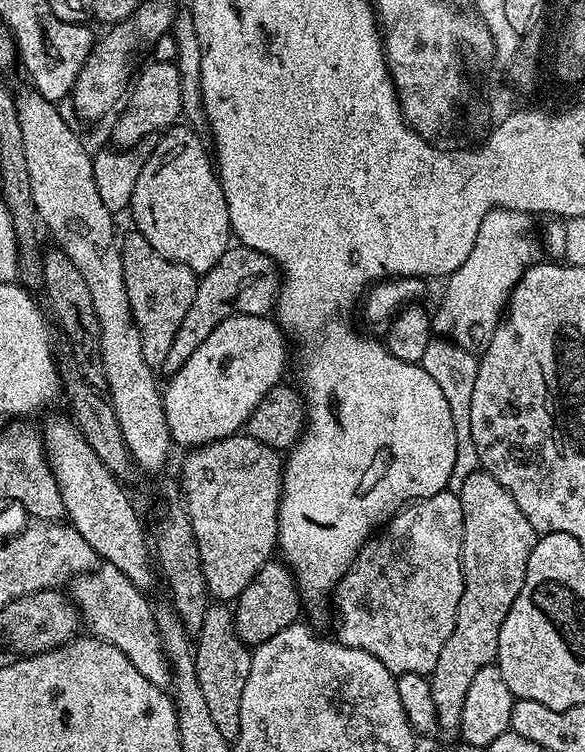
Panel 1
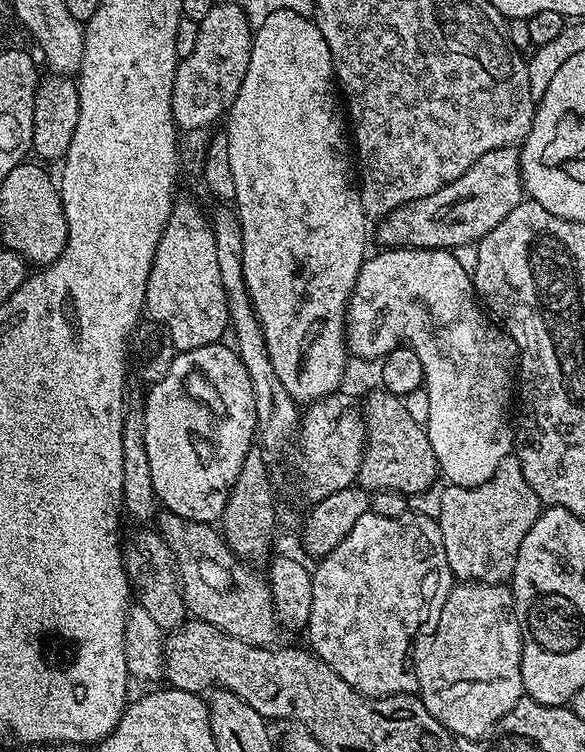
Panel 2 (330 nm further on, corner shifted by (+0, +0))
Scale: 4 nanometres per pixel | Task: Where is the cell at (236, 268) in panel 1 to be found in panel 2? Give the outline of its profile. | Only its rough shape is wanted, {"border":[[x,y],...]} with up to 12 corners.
{"border":[[490,150],[375,225],[381,249],[476,244],[526,198]]}

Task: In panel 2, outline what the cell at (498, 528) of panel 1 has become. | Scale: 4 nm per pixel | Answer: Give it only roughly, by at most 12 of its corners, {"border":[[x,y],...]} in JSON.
{"border":[[518,457],[448,484],[438,523],[460,582],[511,581],[542,511]]}

